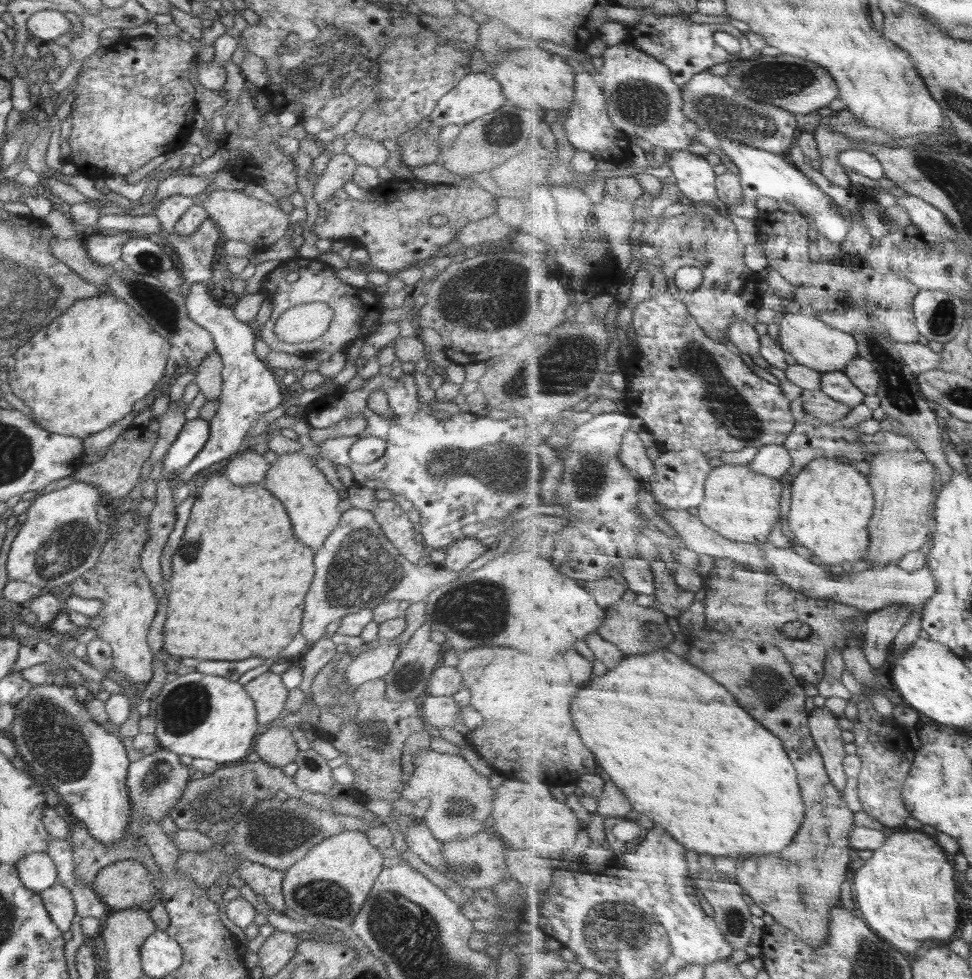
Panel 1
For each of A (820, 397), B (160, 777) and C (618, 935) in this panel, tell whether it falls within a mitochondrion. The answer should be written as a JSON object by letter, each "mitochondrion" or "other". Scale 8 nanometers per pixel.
{"A":"other","B":"mitochondrion","C":"mitochondrion"}

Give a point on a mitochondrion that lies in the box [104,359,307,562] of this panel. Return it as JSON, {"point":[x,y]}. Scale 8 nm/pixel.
{"point":[128,524]}

